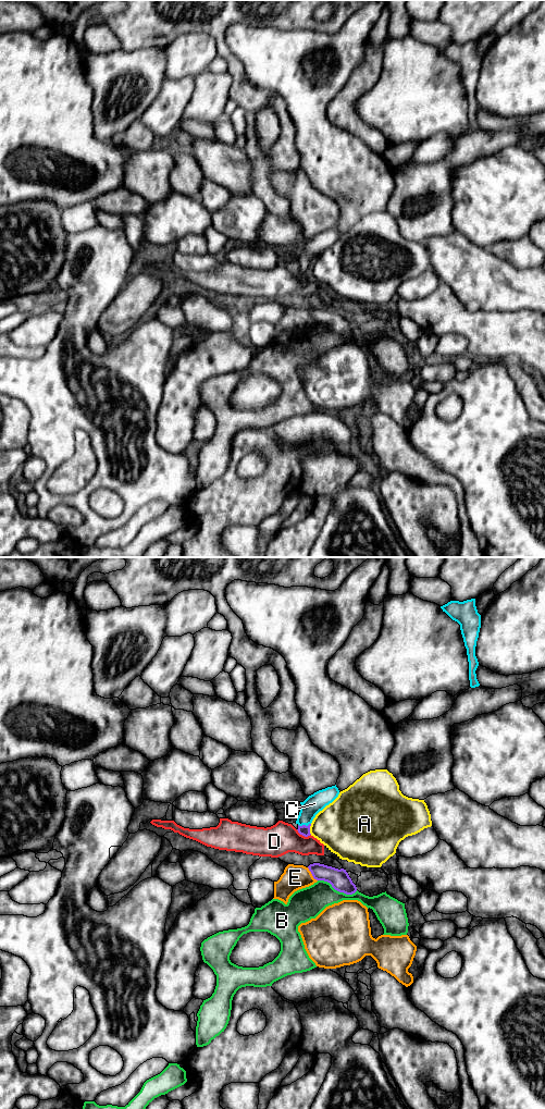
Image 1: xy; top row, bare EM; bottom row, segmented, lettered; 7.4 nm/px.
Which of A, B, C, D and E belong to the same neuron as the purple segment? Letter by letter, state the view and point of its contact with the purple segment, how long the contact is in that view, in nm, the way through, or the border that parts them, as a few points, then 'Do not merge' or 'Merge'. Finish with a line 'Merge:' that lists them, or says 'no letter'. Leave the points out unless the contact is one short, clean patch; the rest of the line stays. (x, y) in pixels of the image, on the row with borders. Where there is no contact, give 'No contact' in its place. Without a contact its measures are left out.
A: Touches purple at xy (309, 829). Shared border 80 nm. Do not merge
B: Touches purple at xy (337, 890). Shared border 300 nm. Do not merge
C: Touches purple at xy (304, 825). Shared border 100 nm. Path across: xy (305, 830), (304, 825), (304, 820), (314, 803). Merge
D: Touches purple at xy (304, 835). Shared border 120 nm. Do not merge
E: Touches purple at xy (311, 873). Shared border 130 nm. Do not merge
Merge: C

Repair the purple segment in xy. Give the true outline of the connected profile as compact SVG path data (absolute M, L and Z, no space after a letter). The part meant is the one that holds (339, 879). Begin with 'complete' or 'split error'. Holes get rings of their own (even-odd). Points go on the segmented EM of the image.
complete; M320 863L310 864L308 868L314 879L330 883L339 892L352 895L357 891L356 885L344 868L338 870Z

